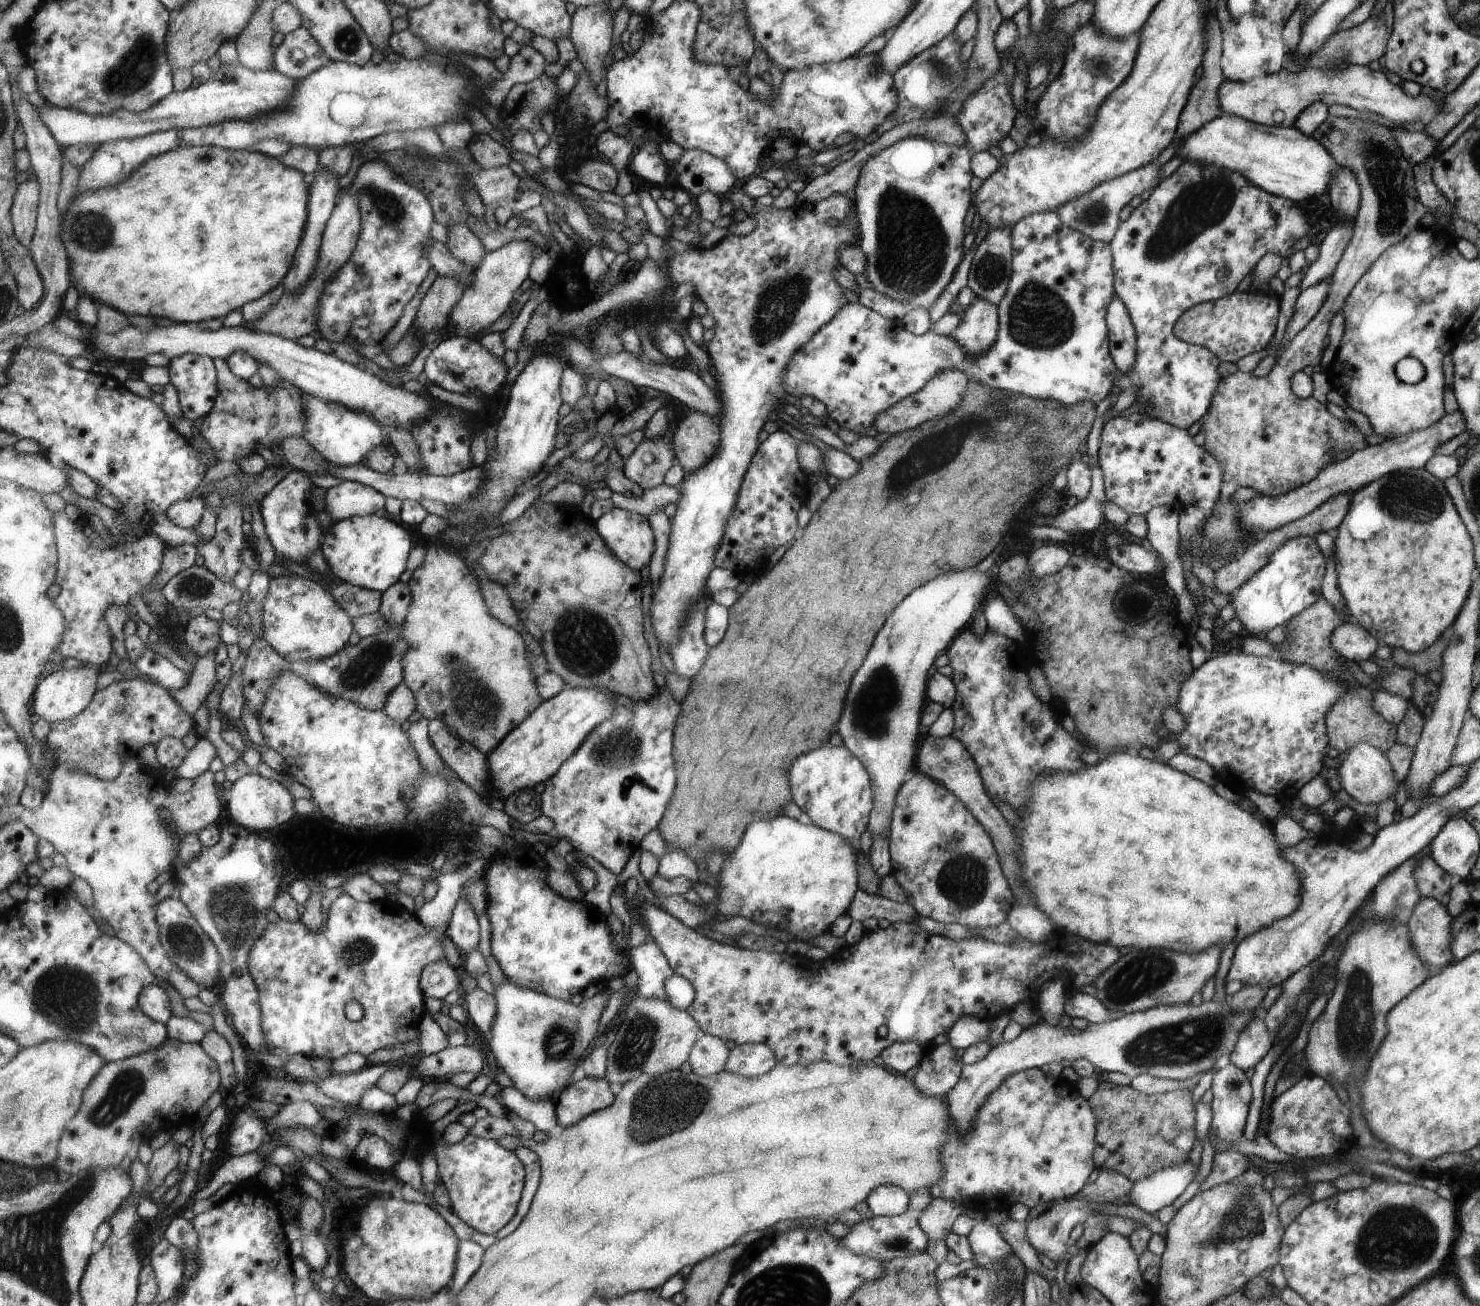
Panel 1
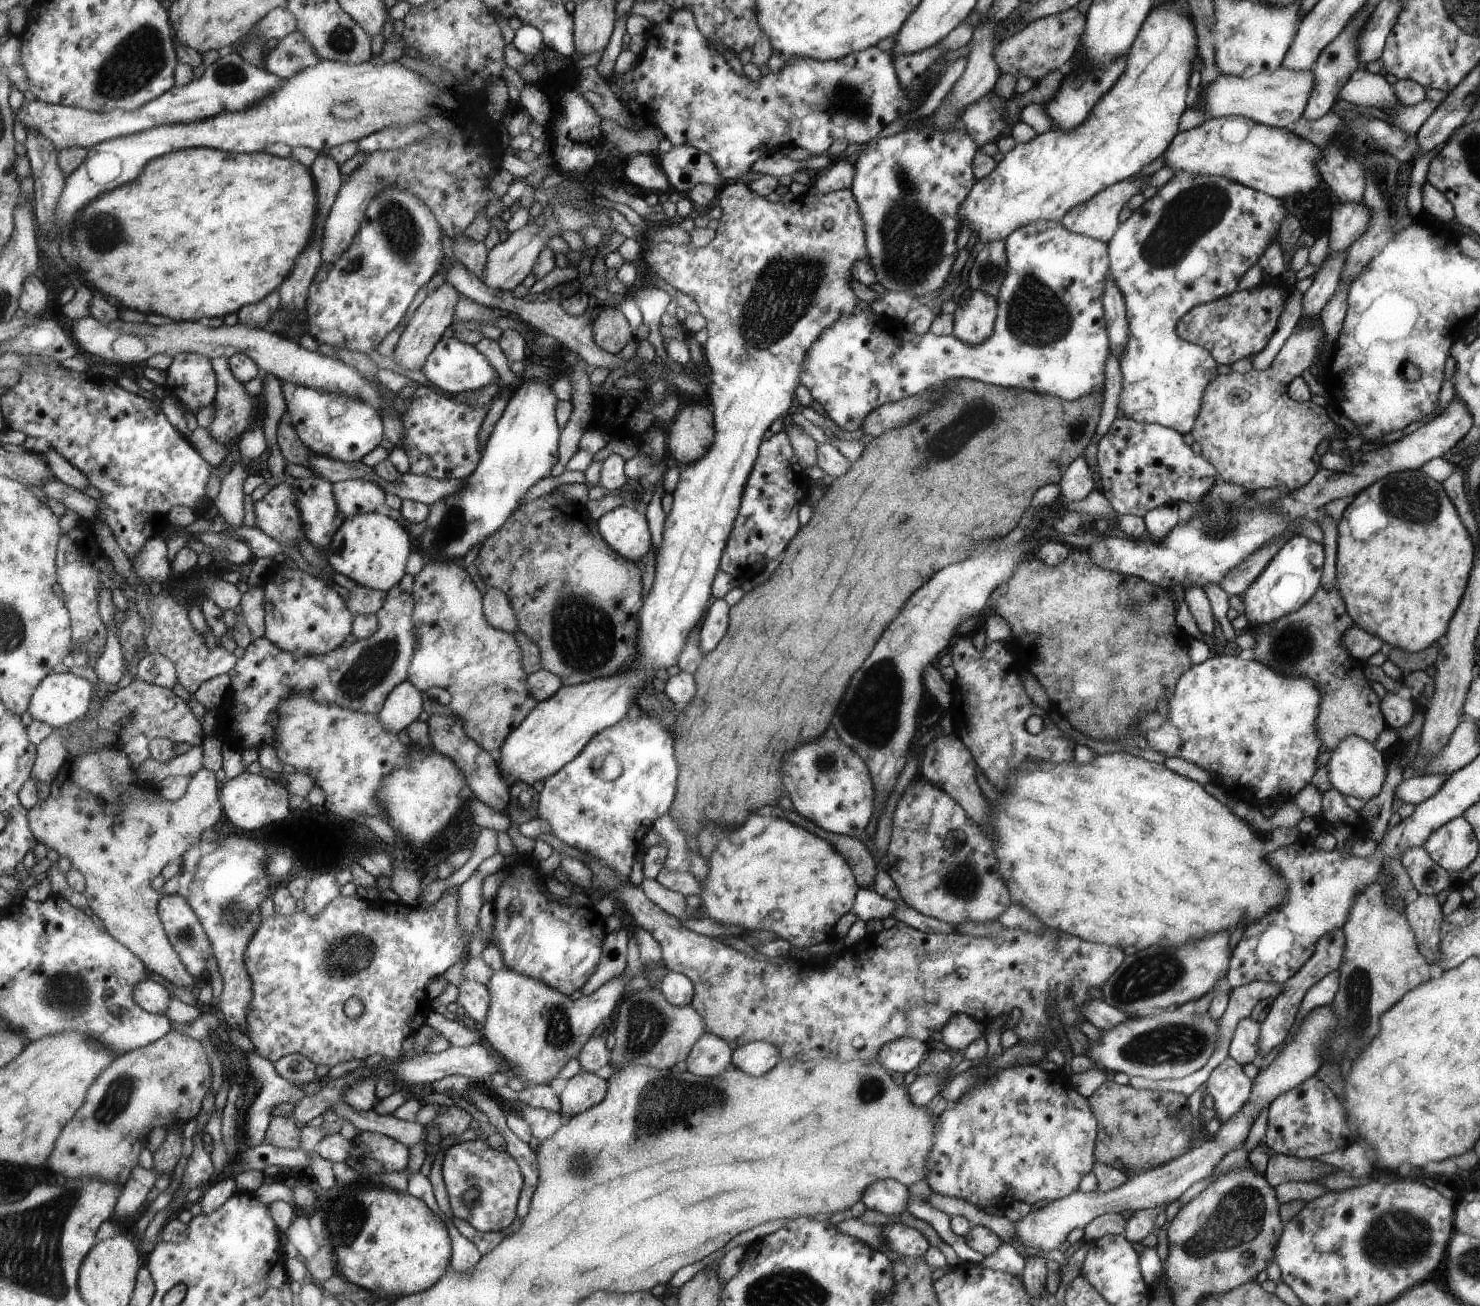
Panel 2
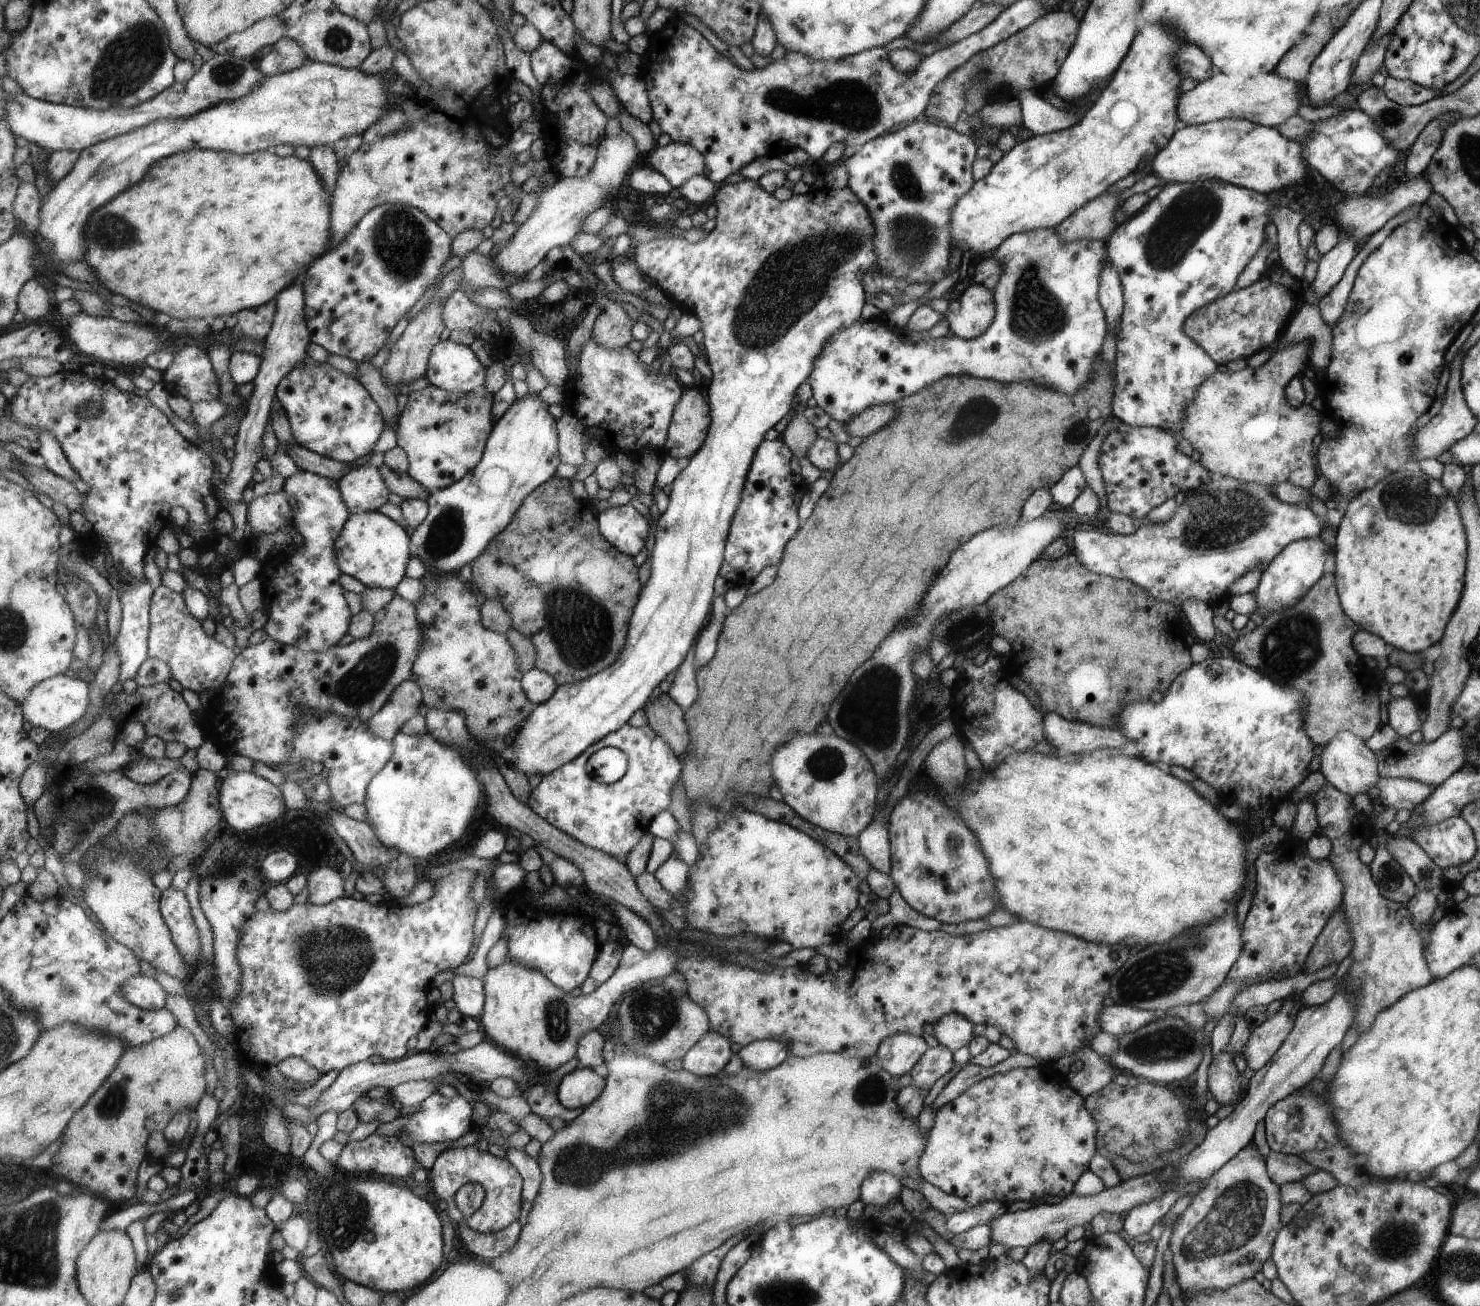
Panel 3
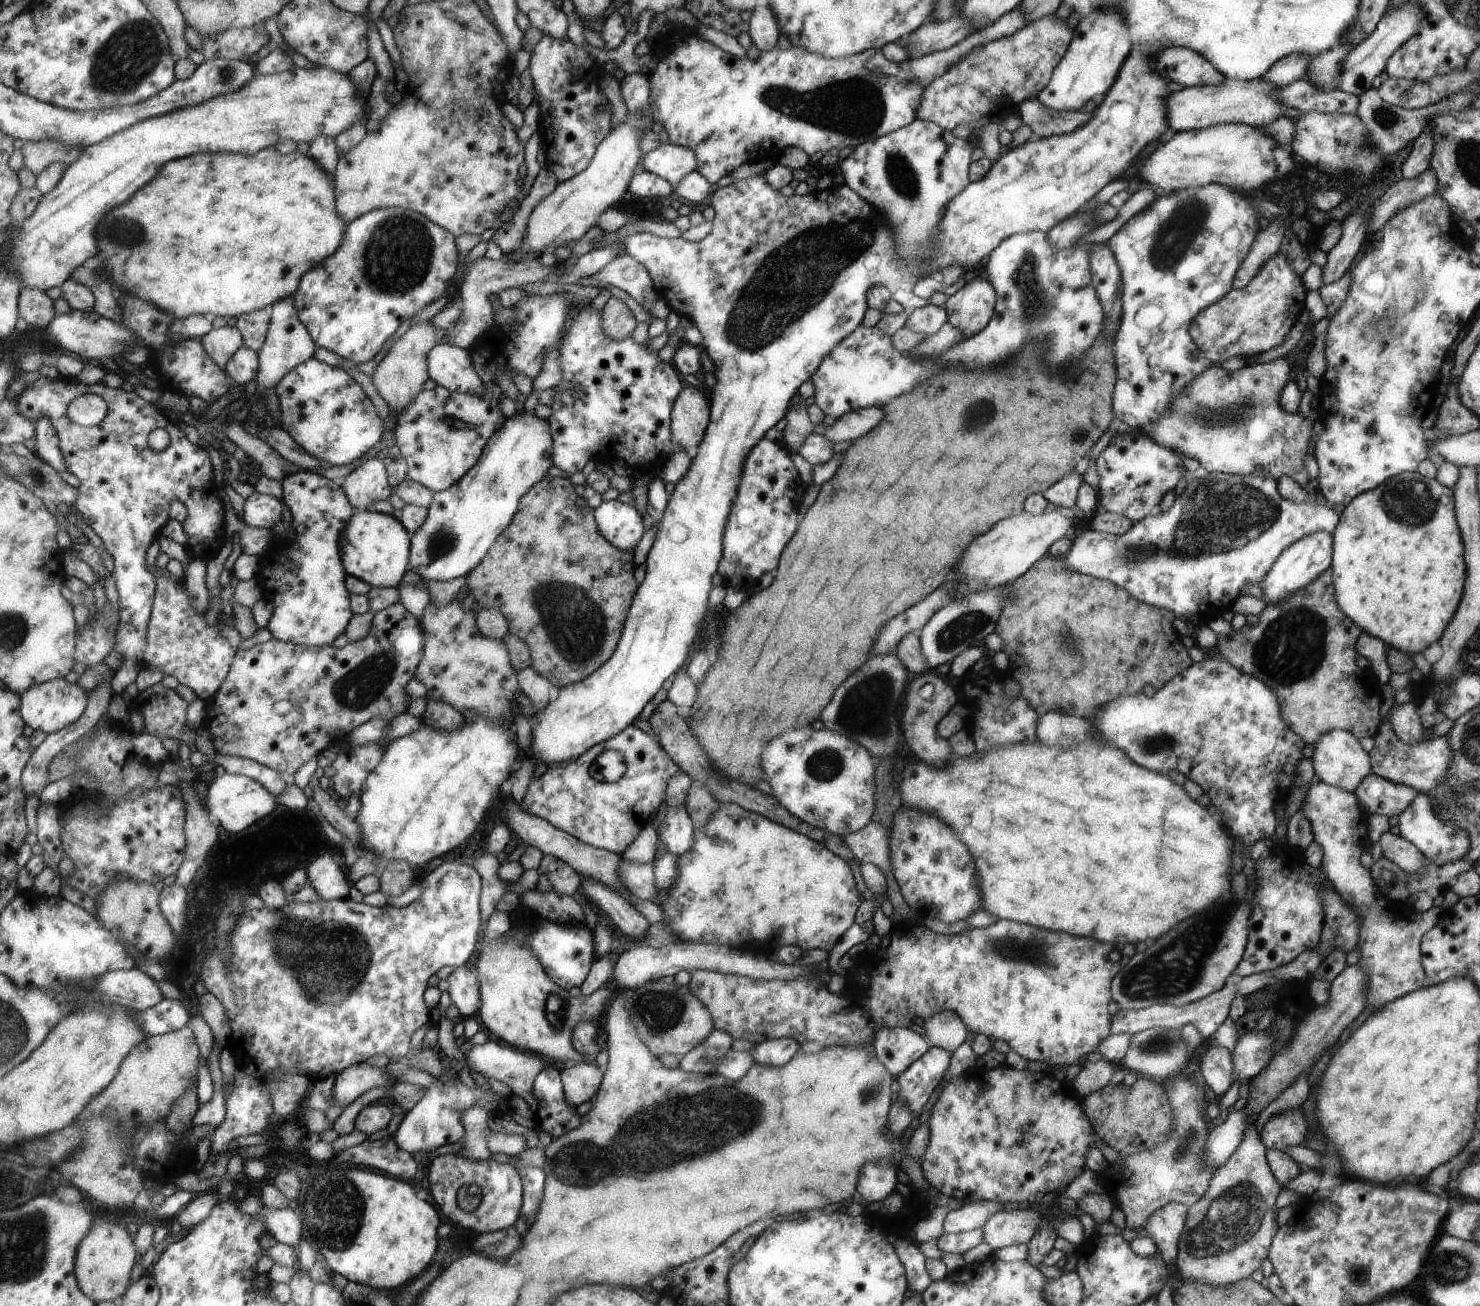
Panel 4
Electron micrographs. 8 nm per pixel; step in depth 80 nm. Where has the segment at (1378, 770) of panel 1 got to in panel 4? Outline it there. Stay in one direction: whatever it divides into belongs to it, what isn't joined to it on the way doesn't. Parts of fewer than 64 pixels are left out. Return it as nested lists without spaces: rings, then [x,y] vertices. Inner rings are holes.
[[[1341,729],[1327,731],[1316,740],[1313,746],[1313,755],[1310,759],[1314,774],[1321,782],[1353,793],[1361,784],[1361,780],[1373,772],[1369,754],[1361,749],[1357,738],[1350,732]]]

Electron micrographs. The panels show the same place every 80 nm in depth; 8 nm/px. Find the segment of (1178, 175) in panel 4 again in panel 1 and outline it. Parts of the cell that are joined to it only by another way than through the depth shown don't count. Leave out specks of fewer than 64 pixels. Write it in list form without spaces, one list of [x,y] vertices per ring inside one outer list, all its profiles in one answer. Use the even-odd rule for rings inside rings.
[[[1221,113],[1207,124],[1199,127],[1195,132],[1188,134],[1181,141],[1175,156],[1183,155],[1185,159],[1203,164],[1214,164],[1235,172],[1240,172],[1252,185],[1264,189],[1269,194],[1293,201],[1305,200],[1327,192],[1328,184],[1332,180],[1338,164],[1320,143],[1307,136],[1293,125],[1282,127],[1279,125],[1267,126],[1245,120],[1240,116]]]

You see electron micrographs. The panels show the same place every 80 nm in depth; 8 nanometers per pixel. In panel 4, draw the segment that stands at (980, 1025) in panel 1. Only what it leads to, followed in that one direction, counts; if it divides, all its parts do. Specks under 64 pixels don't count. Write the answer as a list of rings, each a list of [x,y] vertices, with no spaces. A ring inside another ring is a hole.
[[[937,1011],[921,1025],[924,1037],[933,1047],[939,1047],[952,1053],[966,1038],[966,1028],[957,1013]]]

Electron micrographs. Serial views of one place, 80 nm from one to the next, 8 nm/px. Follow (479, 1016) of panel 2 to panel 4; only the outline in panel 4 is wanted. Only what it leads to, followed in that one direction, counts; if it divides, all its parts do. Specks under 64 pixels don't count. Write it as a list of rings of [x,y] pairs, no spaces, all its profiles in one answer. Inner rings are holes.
[[[472,964],[458,967],[447,978],[451,1001],[462,1019],[478,1016],[482,1005],[481,981]]]

